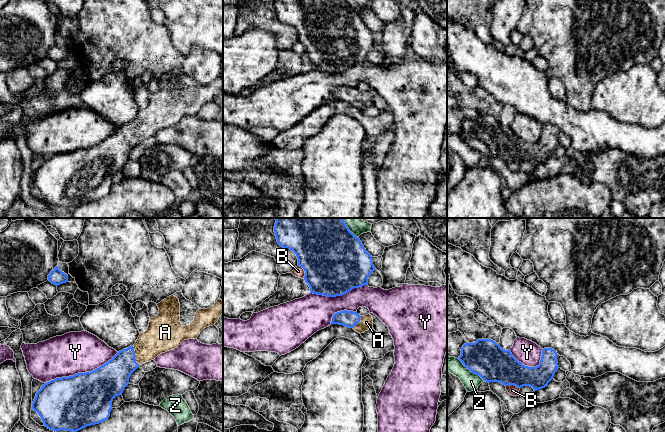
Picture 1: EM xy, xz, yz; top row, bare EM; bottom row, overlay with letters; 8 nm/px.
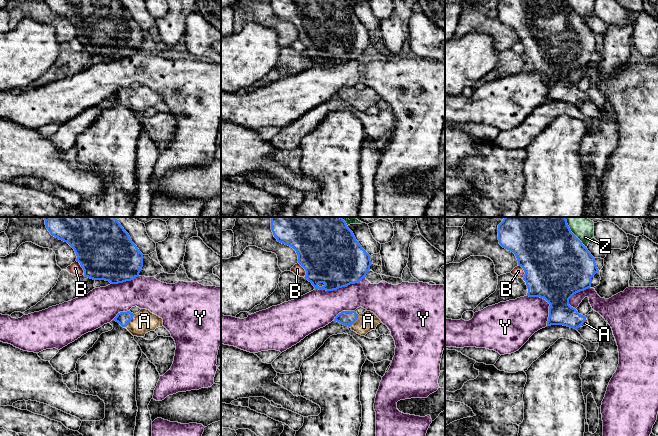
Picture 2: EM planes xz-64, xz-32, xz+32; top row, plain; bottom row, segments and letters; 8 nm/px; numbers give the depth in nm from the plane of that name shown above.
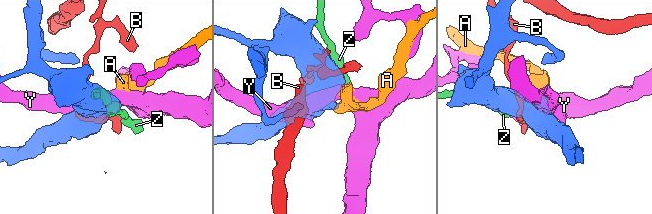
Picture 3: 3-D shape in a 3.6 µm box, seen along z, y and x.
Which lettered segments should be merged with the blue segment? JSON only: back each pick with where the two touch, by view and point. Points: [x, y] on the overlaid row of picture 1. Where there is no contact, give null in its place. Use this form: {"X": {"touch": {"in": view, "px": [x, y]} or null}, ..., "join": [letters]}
{"A": {"touch": {"in": "xy", "px": [134, 356]}}, "join": ["A"]}

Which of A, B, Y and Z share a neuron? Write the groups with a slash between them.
A / B / Y / Z

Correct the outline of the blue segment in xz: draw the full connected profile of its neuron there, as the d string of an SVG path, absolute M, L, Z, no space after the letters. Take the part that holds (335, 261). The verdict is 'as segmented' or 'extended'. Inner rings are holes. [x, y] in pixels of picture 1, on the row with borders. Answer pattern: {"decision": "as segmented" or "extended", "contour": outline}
{"decision": "as segmented", "contour": "M275 218L274 232L278 244L292 250L298 259L298 265L305 271L304 280L310 292L327 297L342 296L354 288L368 285L368 277L376 270L372 256L362 242L347 227L343 218Z"}

